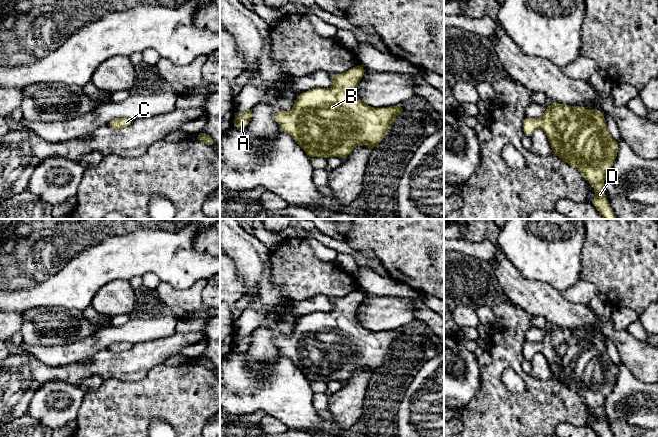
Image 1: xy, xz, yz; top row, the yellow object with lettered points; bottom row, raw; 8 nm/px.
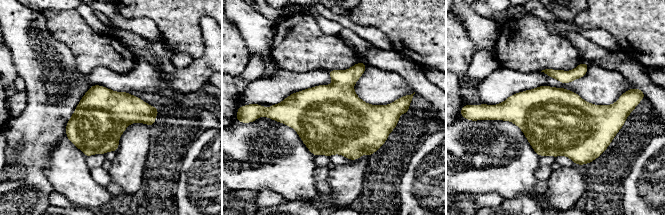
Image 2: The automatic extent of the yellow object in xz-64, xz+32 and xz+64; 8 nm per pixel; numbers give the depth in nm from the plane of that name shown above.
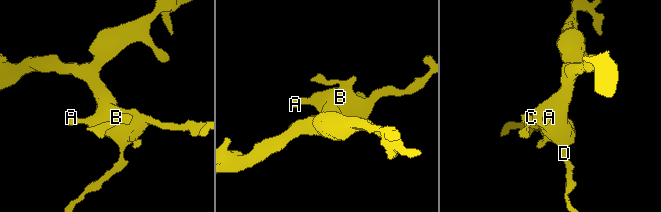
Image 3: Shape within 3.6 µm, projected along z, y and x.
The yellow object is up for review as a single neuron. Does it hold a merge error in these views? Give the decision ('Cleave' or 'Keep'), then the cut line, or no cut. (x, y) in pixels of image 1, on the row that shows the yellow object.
Keep. No split

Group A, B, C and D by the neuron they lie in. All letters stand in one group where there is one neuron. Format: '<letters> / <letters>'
A B C D

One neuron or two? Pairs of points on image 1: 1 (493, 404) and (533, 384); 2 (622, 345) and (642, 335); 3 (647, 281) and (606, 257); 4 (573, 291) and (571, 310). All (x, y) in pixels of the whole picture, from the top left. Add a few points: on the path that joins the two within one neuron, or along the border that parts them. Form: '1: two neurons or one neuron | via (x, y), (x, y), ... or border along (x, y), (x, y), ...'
1: one neuron | via (504, 404), (518, 404), (527, 395)
2: two neurons | border along (626, 329), (638, 339), (645, 341)
3: one neuron | via (637, 271), (623, 257), (616, 257)
4: two neurons | border along (560, 292), (570, 301), (588, 304)

